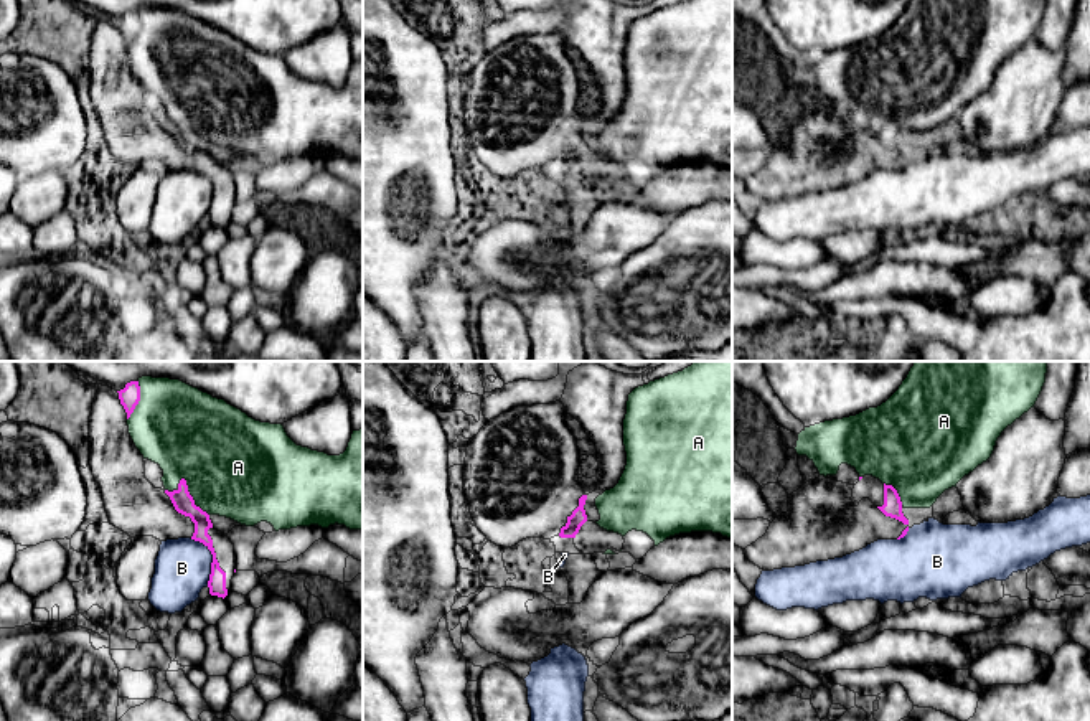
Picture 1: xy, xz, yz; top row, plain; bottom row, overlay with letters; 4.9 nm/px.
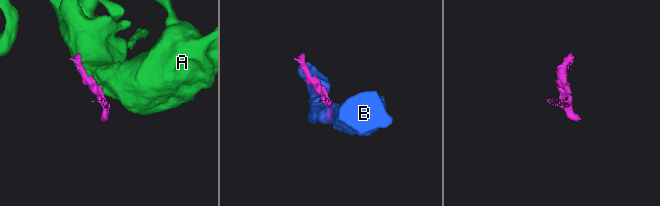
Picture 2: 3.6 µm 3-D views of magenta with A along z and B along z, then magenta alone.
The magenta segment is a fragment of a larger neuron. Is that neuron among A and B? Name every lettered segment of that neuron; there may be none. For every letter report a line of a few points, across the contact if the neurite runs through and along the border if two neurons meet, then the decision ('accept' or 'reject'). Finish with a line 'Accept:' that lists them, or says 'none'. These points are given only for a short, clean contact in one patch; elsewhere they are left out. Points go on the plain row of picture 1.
A: reject
B: line xy (190, 169), (202, 174), (211, 185), (208, 215); reject
Accept: none

